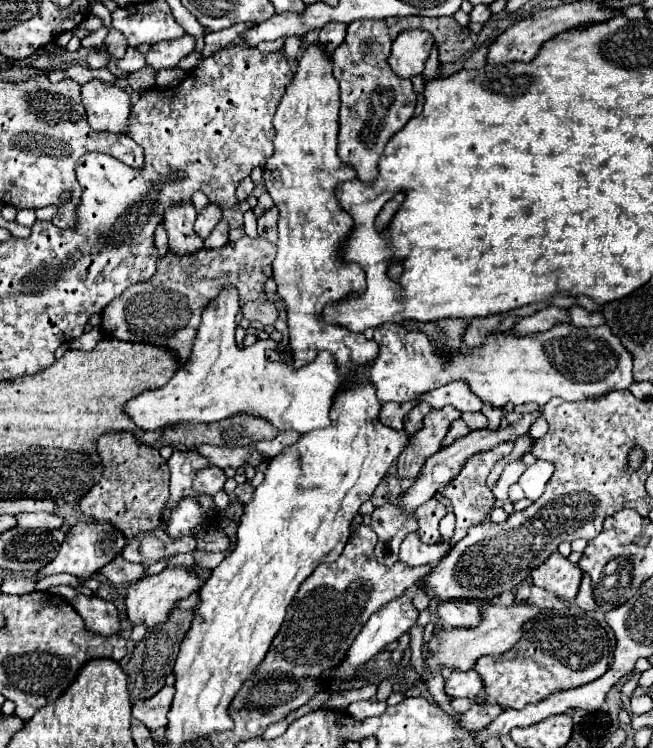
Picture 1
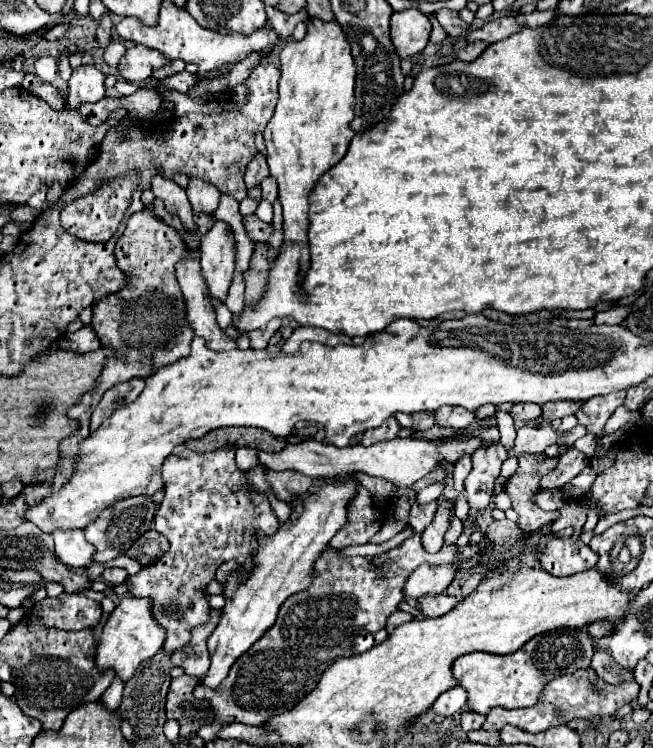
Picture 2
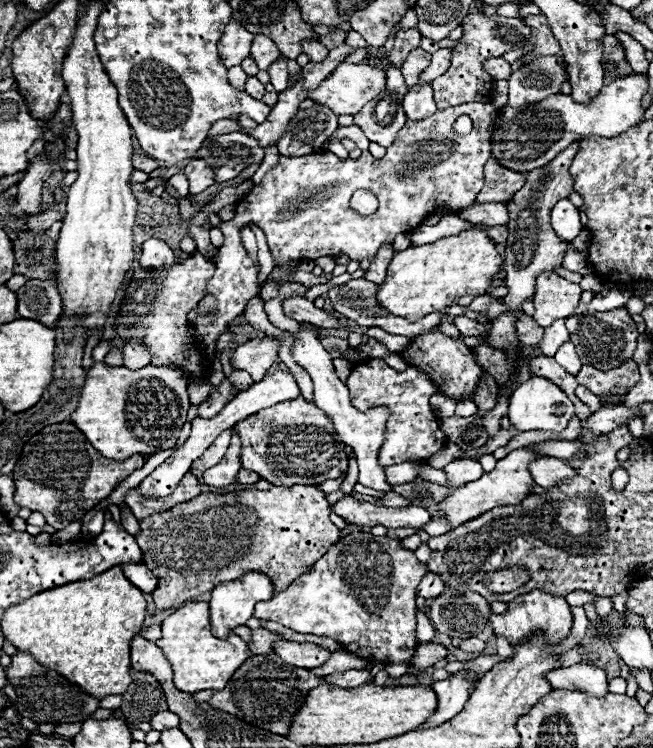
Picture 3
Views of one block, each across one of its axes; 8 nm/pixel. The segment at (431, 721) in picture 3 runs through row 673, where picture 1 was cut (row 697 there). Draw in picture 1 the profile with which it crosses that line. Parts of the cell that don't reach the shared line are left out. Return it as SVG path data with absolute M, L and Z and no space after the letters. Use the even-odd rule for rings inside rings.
M454 670L450 680L446 682L446 694L454 698L476 698L484 692L484 682L476 670L460 672Z

